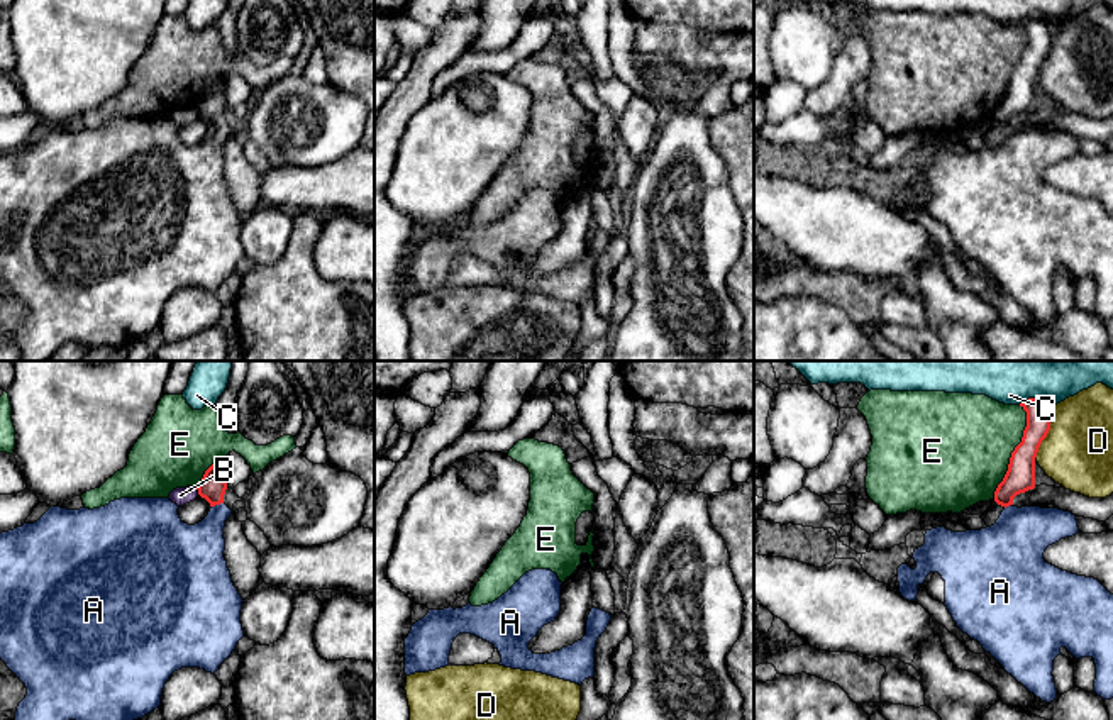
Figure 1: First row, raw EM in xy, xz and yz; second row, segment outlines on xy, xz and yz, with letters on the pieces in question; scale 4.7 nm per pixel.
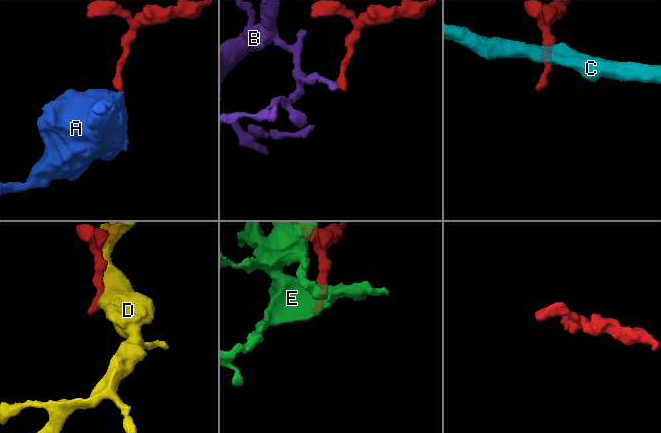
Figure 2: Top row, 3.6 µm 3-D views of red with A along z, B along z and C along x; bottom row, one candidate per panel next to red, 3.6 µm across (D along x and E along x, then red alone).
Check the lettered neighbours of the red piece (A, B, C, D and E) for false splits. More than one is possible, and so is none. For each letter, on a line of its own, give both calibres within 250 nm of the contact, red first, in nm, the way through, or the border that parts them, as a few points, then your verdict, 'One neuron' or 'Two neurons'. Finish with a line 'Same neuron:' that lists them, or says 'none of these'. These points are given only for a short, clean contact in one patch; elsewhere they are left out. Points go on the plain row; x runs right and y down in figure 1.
A: Thickness 130 nm (red) against 260 nm. Path across: xy (212, 107), (217, 124), (217, 138), (195, 171). One neuron
B: Thickness 130 nm (red) against 80 nm. Two neurons
C: Thickness 120 nm (red) against 130 nm. Boundary: yz (1018, 24), (1029, 19), (1042, 19), (1052, 27). Two neurons
D: Thickness 140 nm (red) against 340 nm. Two neurons
E: Thickness 140 nm (red) against 480 nm. Two neurons
Same neuron: A

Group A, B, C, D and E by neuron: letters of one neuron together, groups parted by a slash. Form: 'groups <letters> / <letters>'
groups A / B / C / D / E

